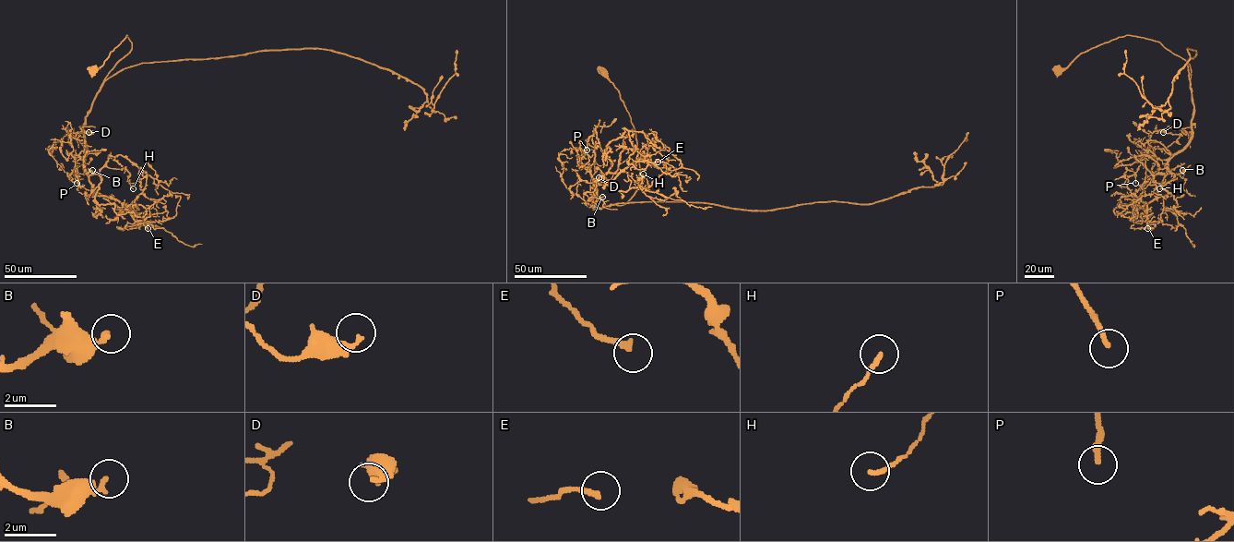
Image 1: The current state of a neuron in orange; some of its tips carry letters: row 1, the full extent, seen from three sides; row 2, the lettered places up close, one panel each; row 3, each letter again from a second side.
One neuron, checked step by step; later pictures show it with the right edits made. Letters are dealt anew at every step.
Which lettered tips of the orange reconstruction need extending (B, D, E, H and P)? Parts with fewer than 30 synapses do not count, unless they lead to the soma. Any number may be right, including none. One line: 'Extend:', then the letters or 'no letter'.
Extend: no letter

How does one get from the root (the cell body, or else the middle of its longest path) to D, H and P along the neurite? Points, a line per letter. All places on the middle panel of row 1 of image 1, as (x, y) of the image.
D: (604, 71), (635, 132), (641, 182), (624, 204), (597, 208), (590, 199), (590, 182), (599, 177)
H: (604, 71), (635, 132), (641, 182), (624, 204), (593, 206), (594, 181), (625, 172), (640, 188), (643, 174)
P: (604, 71), (635, 132), (641, 182), (624, 204), (593, 206), (597, 187), (581, 161), (587, 150)

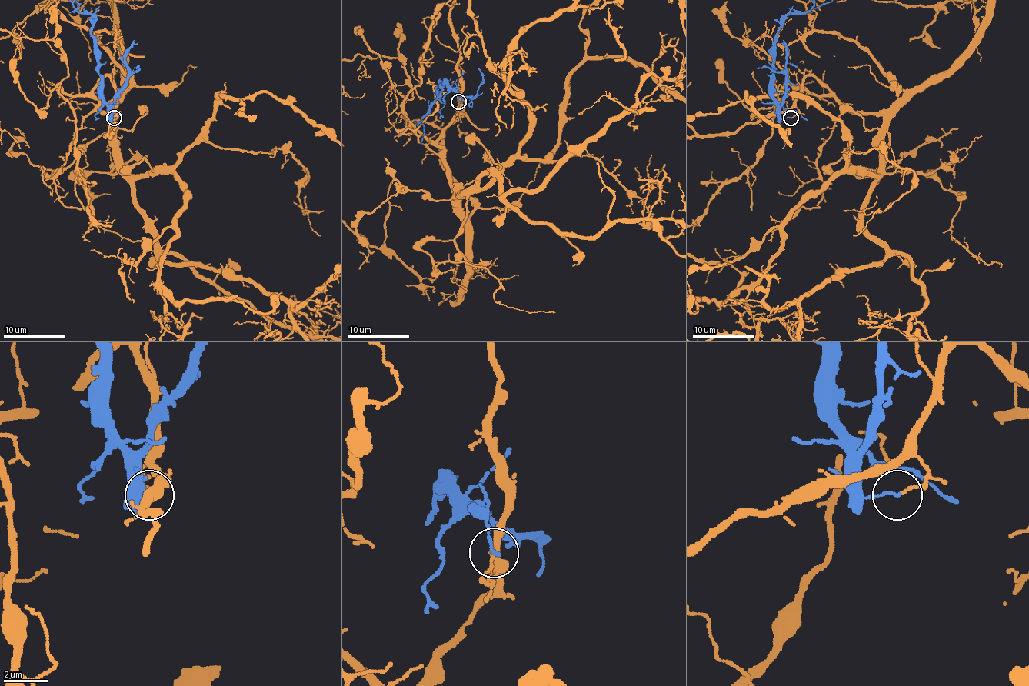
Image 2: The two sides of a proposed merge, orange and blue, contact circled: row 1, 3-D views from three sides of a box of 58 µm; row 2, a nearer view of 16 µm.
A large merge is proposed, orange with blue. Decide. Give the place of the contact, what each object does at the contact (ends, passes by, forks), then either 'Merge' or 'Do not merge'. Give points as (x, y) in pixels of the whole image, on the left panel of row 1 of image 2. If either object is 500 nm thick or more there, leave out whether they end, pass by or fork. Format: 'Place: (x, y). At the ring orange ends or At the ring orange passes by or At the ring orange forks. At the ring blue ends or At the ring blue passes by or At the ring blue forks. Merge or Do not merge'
Place: (114, 118). At the ring orange ends. At the ring blue ends. Do not merge

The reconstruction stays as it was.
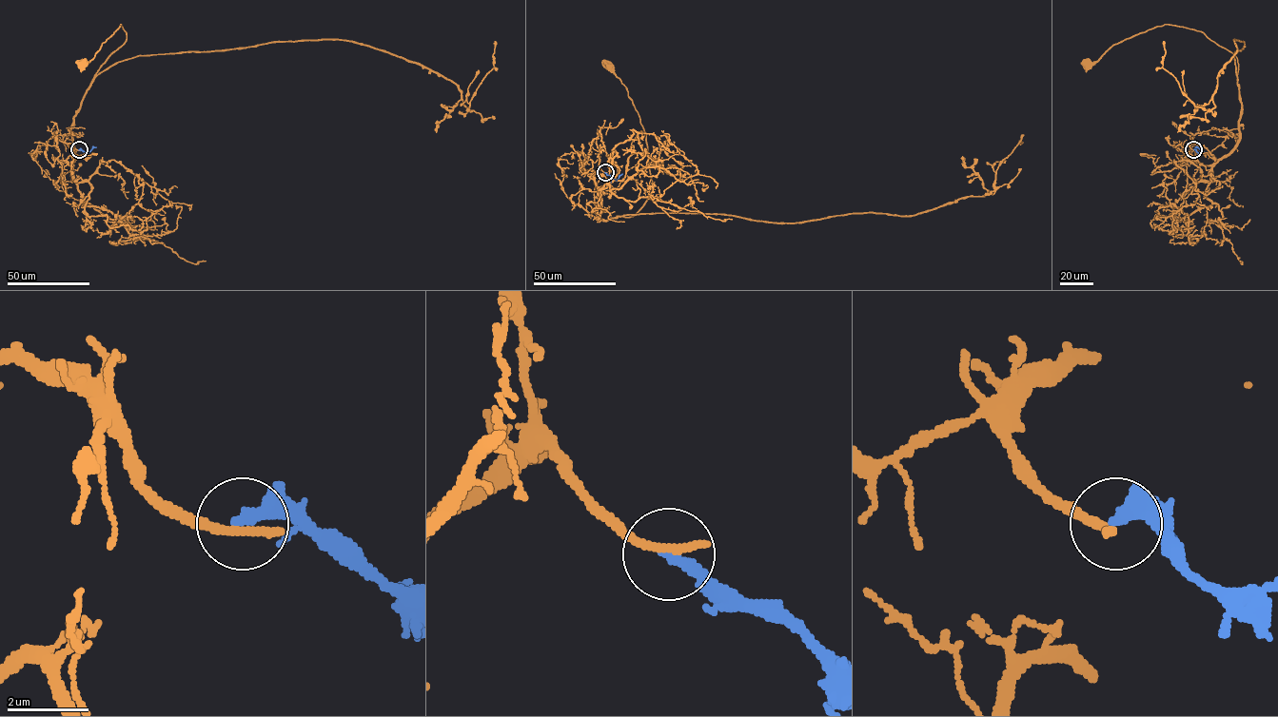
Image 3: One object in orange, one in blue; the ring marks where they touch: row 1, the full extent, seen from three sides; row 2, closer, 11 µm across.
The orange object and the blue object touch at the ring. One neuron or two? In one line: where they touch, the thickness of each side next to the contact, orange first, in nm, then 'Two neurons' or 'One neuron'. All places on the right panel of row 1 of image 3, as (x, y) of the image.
Place: (1193, 149). Thickness 280 nm (orange) against 280 nm. Two neurons

